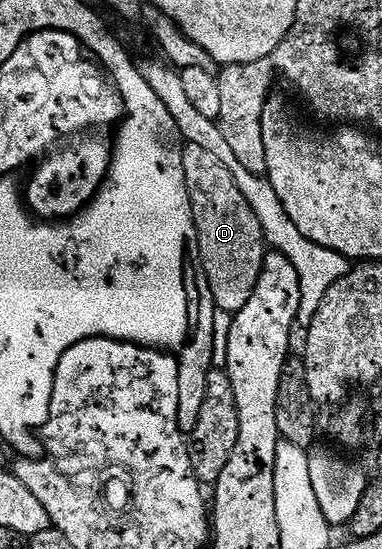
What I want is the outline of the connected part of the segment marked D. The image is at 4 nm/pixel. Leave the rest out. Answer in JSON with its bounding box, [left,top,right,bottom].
[183,143,269,317]

